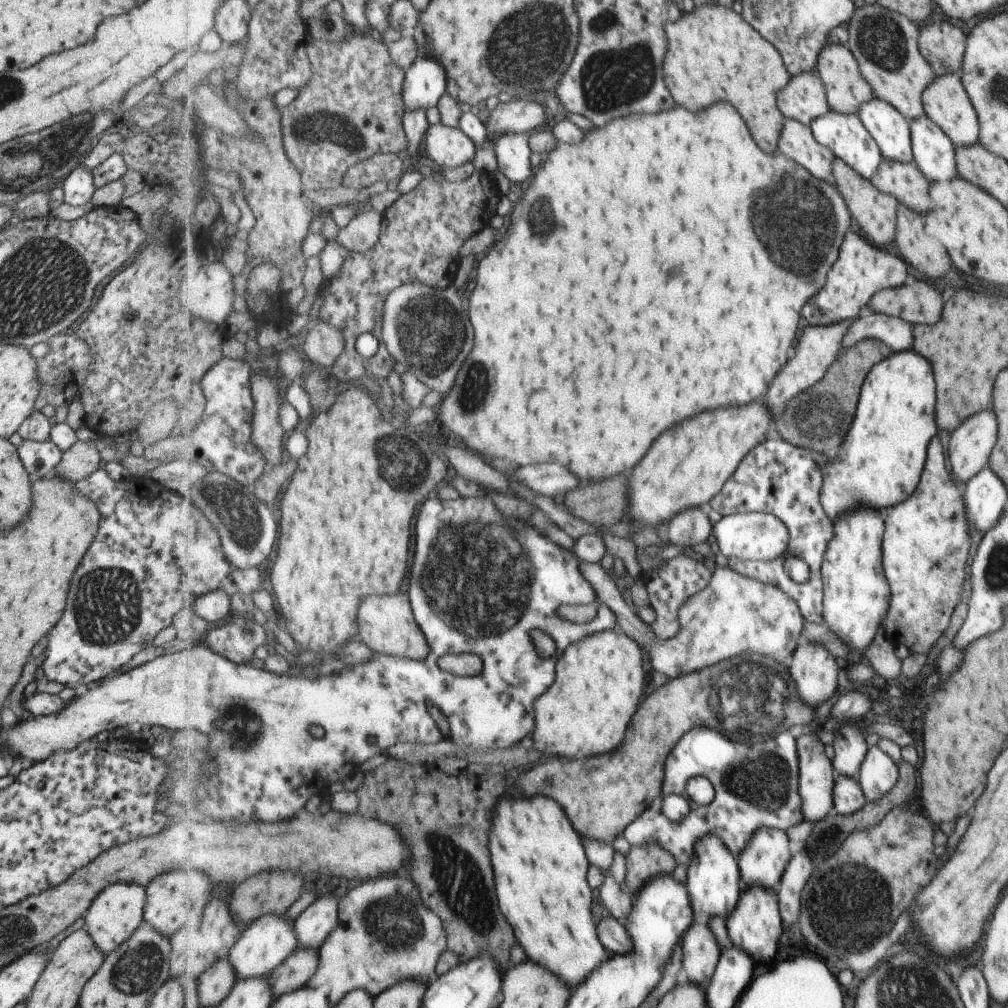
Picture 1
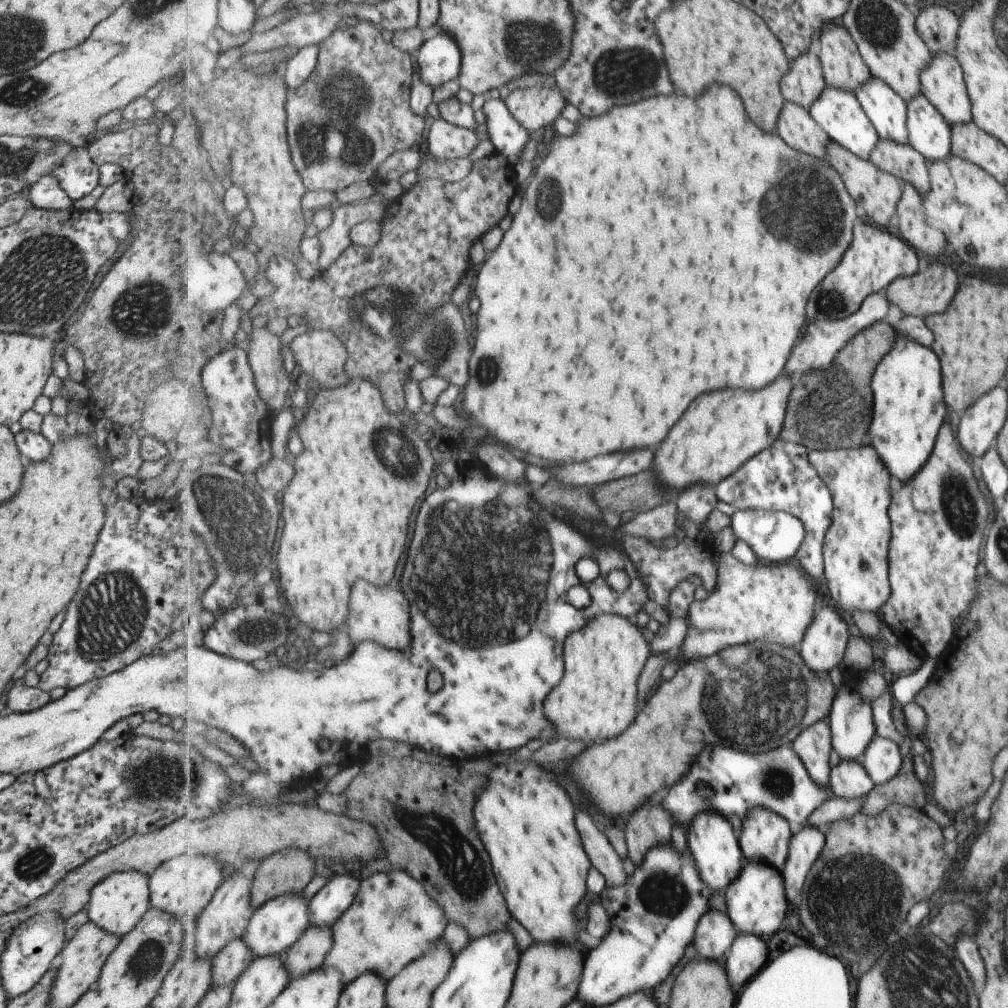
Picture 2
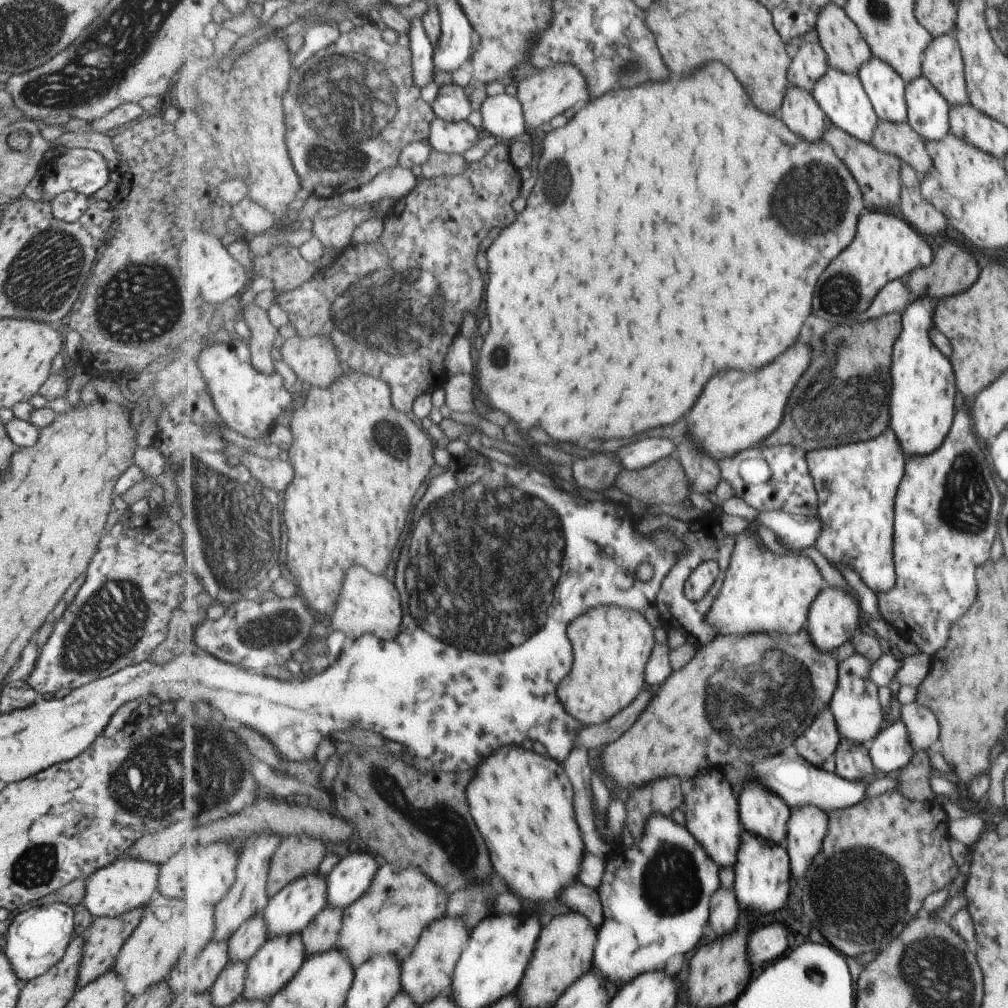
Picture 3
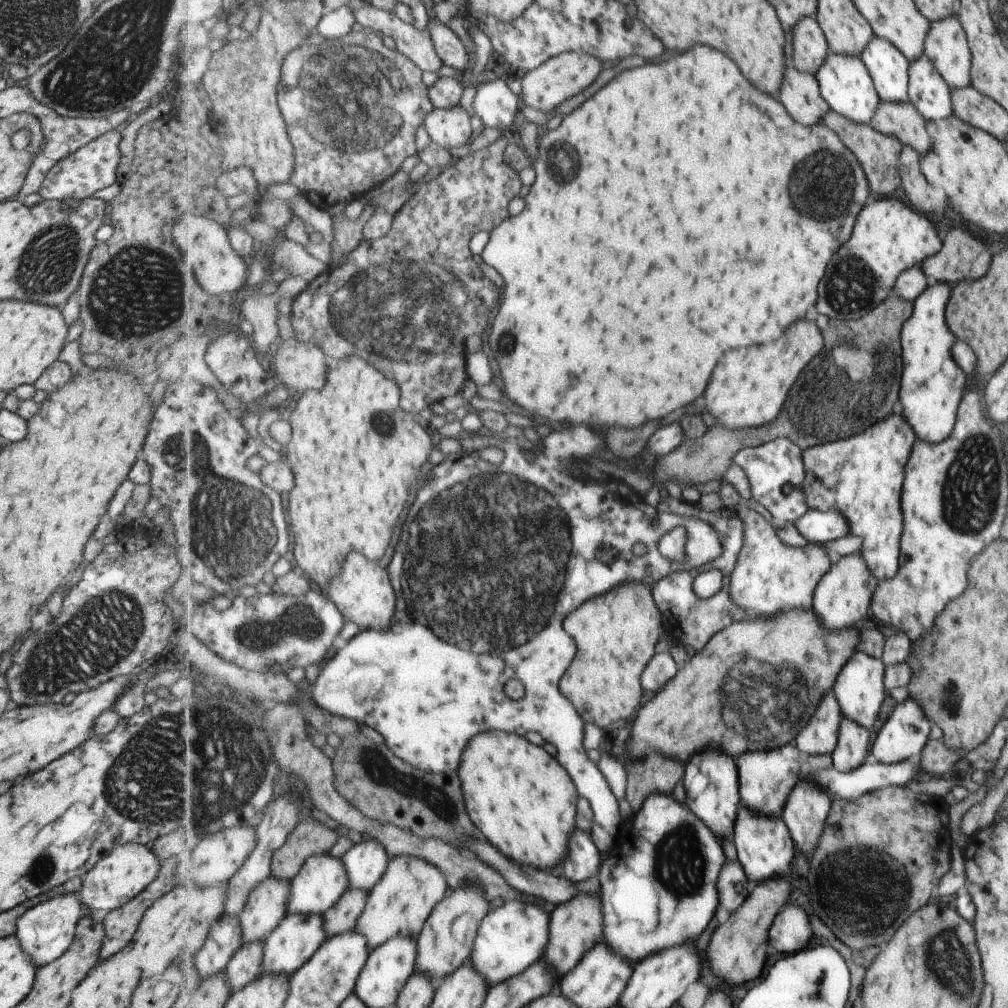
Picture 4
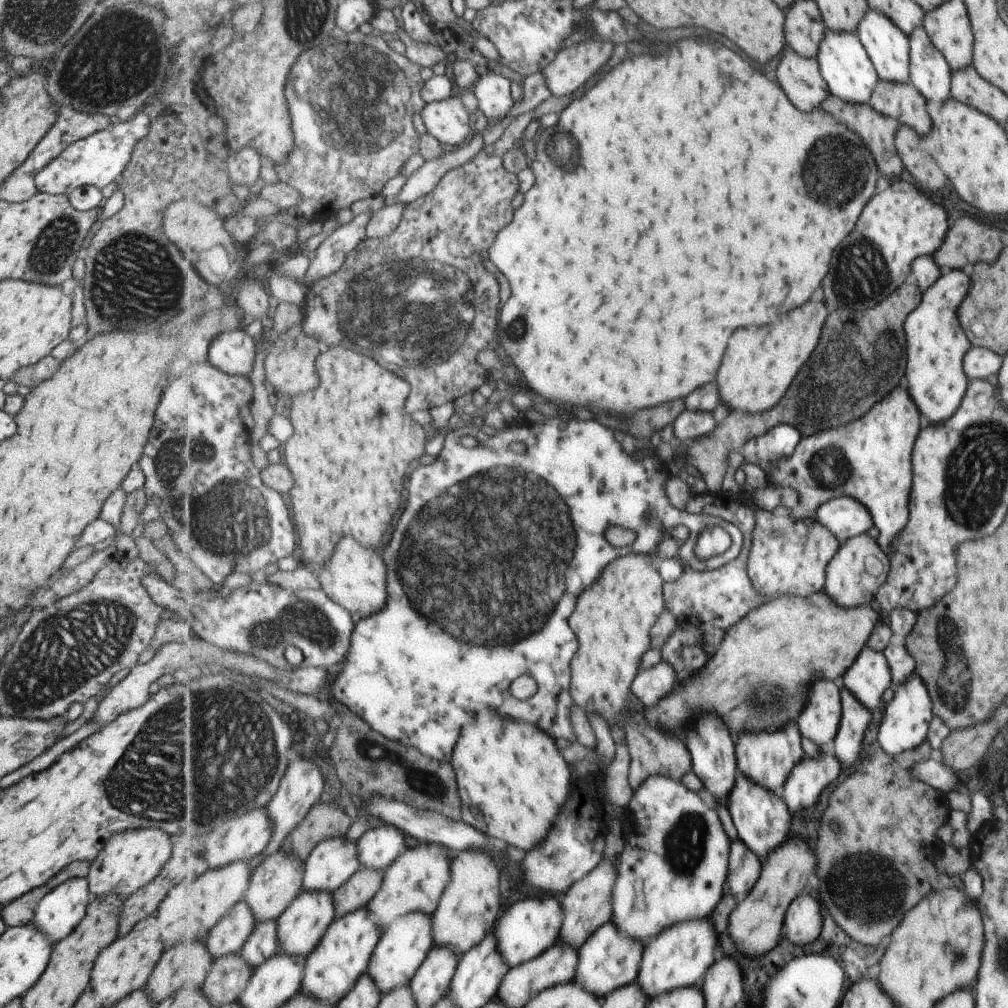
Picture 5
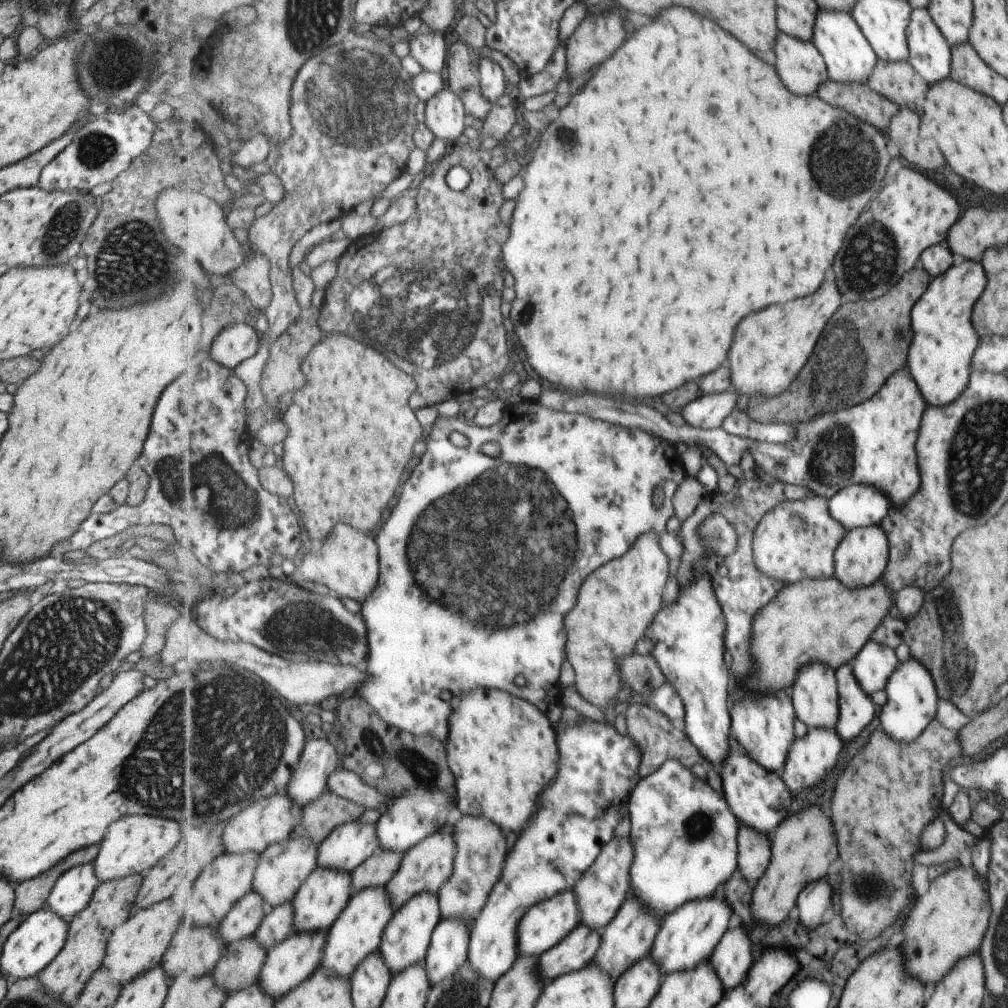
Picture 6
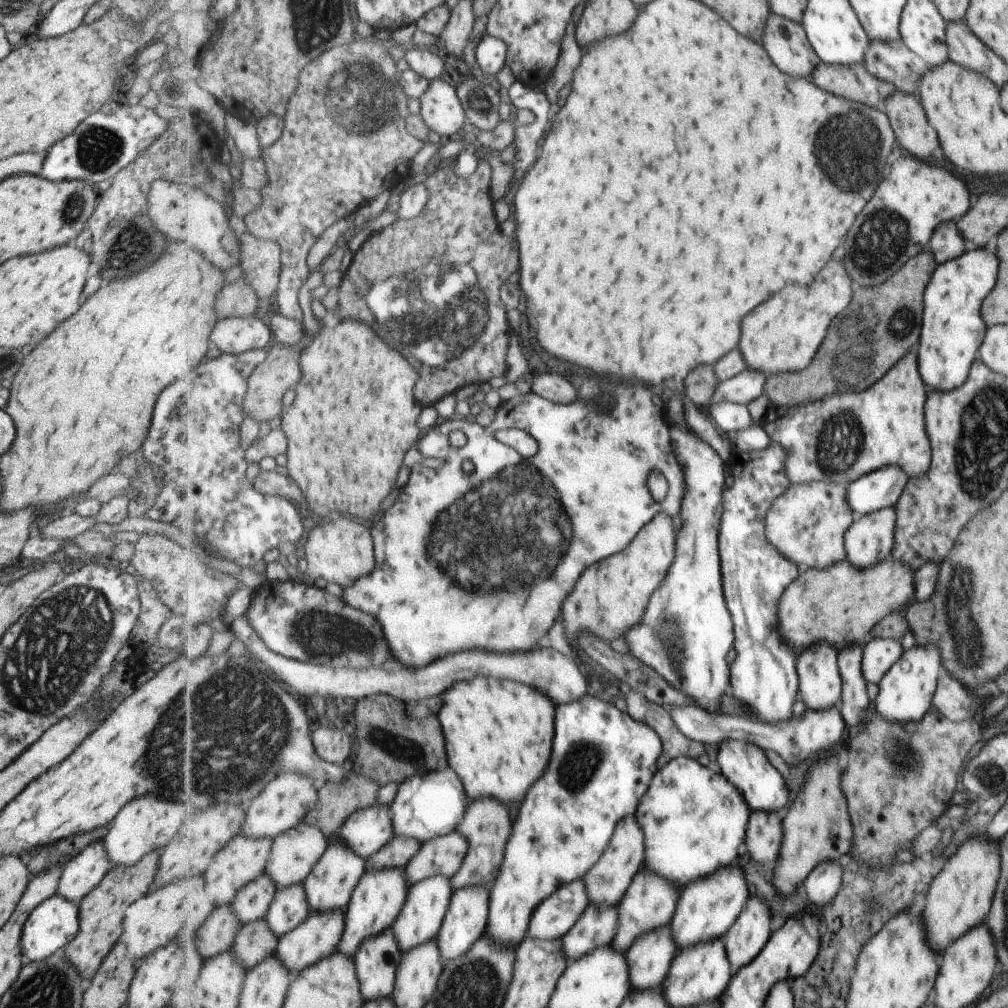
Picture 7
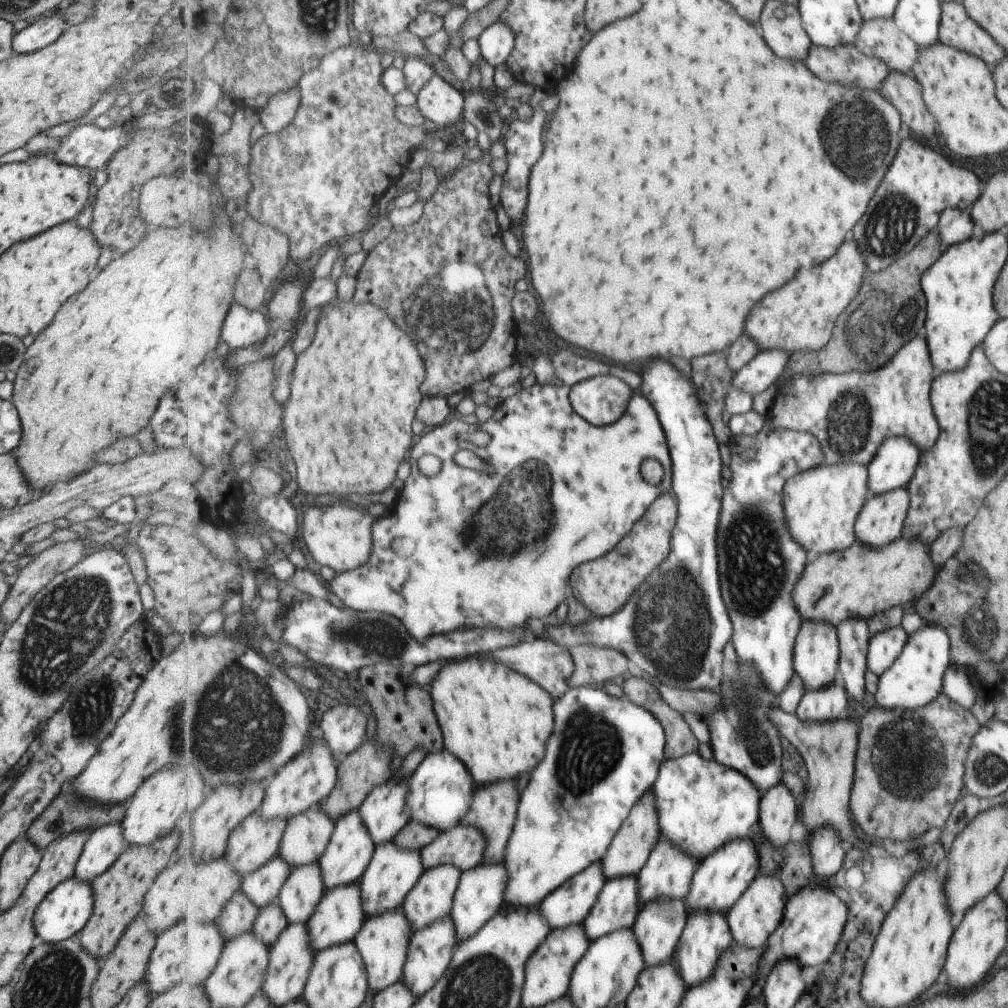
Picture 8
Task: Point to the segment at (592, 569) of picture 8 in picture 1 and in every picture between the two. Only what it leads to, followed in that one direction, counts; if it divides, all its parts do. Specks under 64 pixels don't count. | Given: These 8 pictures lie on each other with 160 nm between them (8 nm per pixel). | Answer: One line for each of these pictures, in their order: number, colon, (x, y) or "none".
1: (600, 680)
2: (598, 694)
3: (613, 644)
4: (618, 633)
5: (613, 619)
6: (617, 604)
7: (610, 597)

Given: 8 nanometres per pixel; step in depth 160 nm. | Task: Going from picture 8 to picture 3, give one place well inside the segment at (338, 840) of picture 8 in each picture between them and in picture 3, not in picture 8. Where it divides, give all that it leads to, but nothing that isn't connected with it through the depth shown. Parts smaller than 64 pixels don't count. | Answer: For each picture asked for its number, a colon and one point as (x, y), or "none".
3: (281, 958)
4: (286, 951)
5: (301, 928)
6: (323, 897)
7: (330, 886)

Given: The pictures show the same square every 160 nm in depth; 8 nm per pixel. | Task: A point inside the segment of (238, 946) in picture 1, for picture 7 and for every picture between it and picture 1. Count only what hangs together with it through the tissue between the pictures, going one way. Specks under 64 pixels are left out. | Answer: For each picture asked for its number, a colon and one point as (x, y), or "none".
2: (275, 927)
3: (289, 912)
4: (322, 882)
5: (334, 861)
6: (349, 846)
7: (367, 831)

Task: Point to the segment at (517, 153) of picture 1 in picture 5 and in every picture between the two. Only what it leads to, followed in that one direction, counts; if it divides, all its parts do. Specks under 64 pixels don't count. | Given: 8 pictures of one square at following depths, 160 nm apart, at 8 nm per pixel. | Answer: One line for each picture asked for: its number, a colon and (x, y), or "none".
2: (510, 137)
3: (503, 116)
4: (495, 104)
5: (493, 91)

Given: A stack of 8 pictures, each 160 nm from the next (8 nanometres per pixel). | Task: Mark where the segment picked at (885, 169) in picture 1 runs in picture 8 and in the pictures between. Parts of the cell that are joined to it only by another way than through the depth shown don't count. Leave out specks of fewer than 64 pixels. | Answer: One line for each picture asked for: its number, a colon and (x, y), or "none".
2: (901, 160)
3: (899, 139)
4: (902, 120)
5: (902, 101)
6: (897, 80)
7: (891, 61)
8: (882, 38)

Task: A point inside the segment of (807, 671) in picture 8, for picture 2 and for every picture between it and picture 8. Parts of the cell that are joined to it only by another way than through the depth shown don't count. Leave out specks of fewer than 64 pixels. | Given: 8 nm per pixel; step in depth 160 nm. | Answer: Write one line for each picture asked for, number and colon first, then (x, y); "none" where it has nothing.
2: (814, 745)
3: (821, 740)
4: (820, 738)
5: (821, 719)
6: (816, 699)
7: (821, 687)

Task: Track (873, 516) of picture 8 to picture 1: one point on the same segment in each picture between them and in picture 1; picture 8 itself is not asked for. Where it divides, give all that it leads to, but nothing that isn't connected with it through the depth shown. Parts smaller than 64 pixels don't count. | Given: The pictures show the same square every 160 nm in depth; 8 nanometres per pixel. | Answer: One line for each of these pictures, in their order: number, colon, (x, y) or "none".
1: (814, 667)
2: (824, 646)
3: (833, 616)
4: (843, 595)
5: (860, 567)
6: (861, 558)
7: (869, 540)

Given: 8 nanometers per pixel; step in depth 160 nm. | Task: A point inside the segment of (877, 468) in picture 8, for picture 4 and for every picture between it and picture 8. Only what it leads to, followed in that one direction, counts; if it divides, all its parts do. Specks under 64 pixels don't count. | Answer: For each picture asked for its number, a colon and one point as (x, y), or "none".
4: (819, 527)
5: (846, 517)
6: (856, 505)
7: (880, 488)

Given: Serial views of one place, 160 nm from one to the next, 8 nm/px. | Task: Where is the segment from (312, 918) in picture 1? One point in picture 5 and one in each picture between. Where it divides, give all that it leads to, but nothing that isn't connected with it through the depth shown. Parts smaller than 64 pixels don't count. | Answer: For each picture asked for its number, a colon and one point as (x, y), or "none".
2: (327, 906)
3: (351, 878)
4: (366, 863)
5: (379, 847)

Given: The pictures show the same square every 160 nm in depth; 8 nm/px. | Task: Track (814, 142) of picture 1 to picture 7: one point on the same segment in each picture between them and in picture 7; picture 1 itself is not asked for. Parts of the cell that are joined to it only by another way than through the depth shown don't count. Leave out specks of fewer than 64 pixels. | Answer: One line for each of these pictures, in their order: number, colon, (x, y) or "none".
2: (798, 127)
3: (801, 110)
4: (802, 94)
5: (802, 78)
6: (804, 70)
7: (787, 41)

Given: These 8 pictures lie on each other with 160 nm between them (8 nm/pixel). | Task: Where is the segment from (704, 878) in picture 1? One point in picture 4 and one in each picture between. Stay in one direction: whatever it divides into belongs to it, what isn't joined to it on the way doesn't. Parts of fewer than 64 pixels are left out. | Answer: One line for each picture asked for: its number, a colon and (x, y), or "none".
2: (715, 844)
3: (712, 814)
4: (712, 784)

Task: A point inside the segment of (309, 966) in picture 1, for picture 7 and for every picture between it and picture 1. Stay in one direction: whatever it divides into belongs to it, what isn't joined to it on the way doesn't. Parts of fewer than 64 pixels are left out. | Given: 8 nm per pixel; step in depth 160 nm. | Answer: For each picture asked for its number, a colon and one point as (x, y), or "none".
2: (309, 953)
3: (323, 933)
4: (342, 918)
5: (361, 888)
6: (377, 871)
7: (398, 852)

